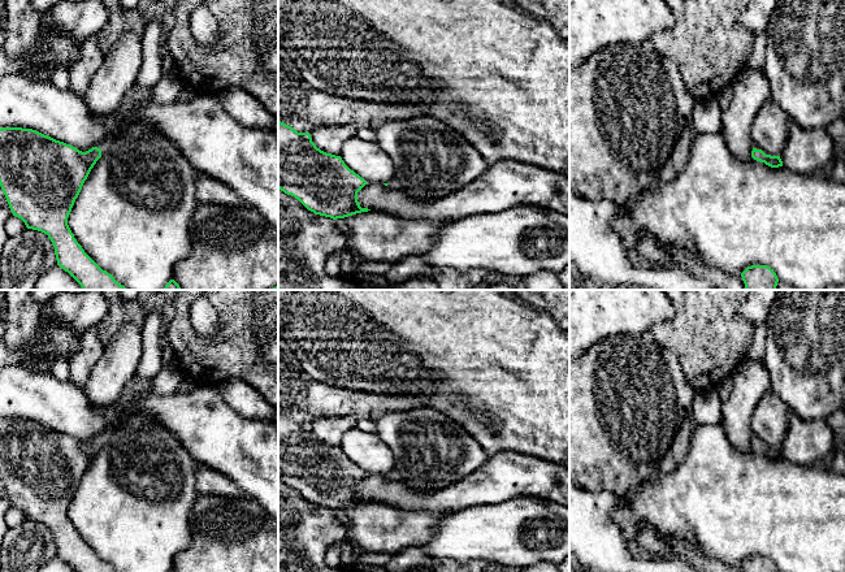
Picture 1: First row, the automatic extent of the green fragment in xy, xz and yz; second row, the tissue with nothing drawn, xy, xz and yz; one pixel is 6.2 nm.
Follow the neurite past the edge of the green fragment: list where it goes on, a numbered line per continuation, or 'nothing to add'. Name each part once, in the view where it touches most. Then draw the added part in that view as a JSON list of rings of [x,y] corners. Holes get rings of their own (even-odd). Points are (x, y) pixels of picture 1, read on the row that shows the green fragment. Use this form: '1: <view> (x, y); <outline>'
1: xy (105, 144); [[[109,135],[108,138],[99,142],[95,147],[101,150],[101,155],[105,155],[110,150],[116,139],[117,139],[117,135]]]

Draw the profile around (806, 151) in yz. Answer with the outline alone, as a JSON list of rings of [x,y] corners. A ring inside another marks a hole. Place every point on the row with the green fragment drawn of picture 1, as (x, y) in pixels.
[[[790,118],[786,127],[788,136],[780,159],[790,172],[810,176],[835,159],[835,143],[826,129],[805,130]]]

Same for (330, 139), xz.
[[[356,125],[316,127],[309,134],[317,148],[341,156],[342,146],[356,135]]]

